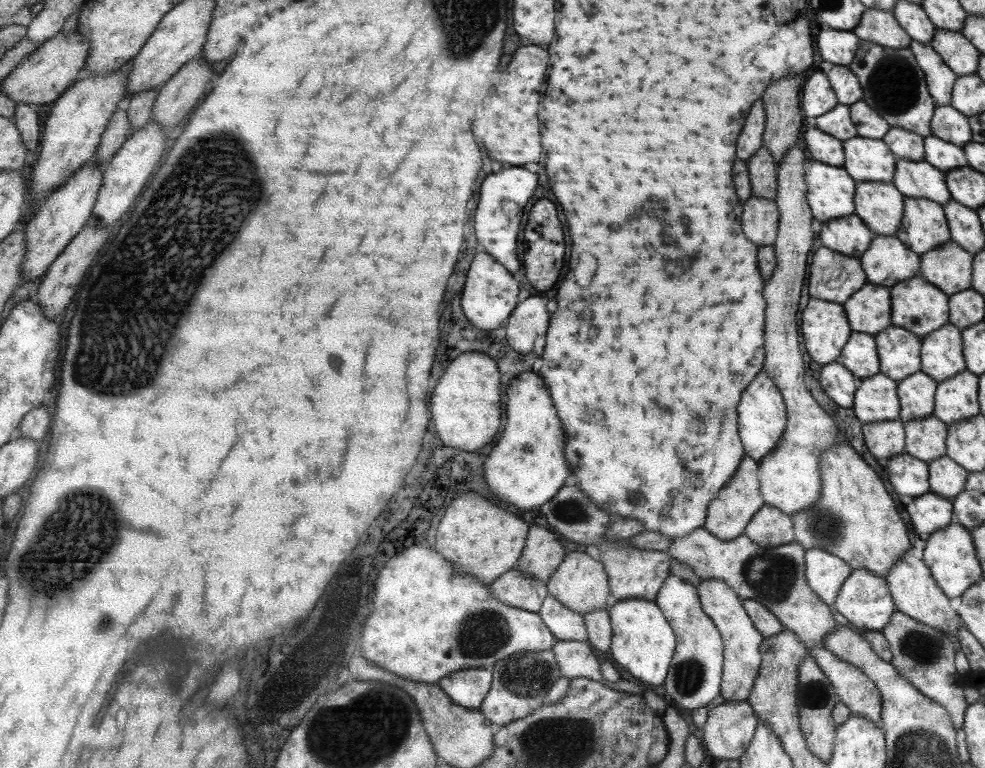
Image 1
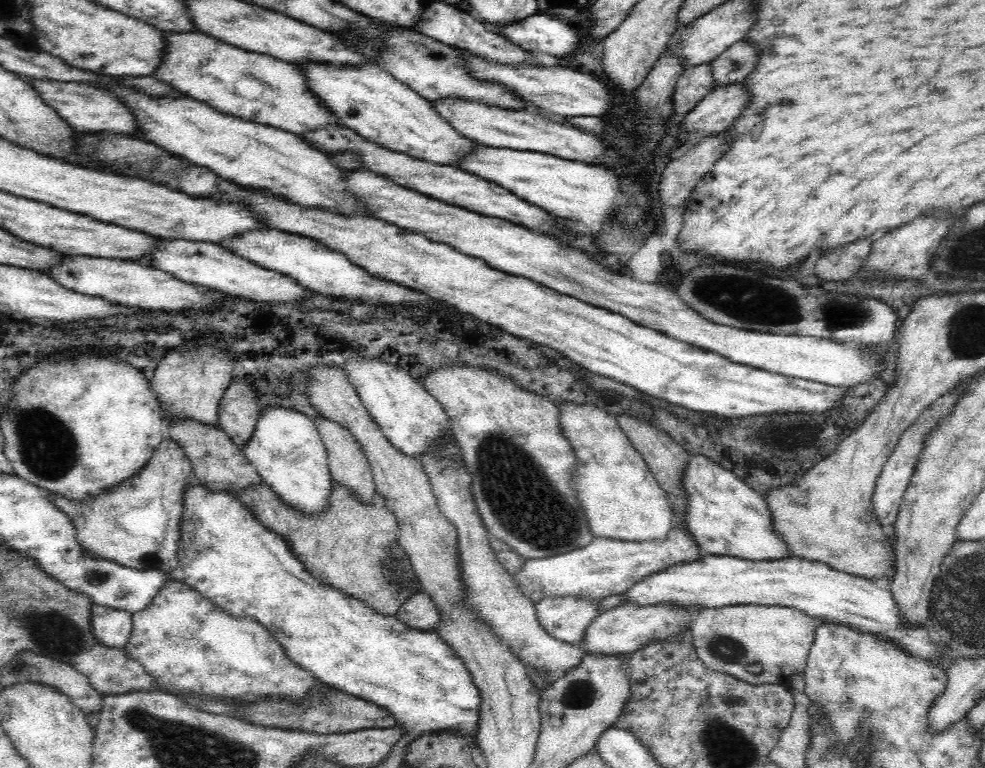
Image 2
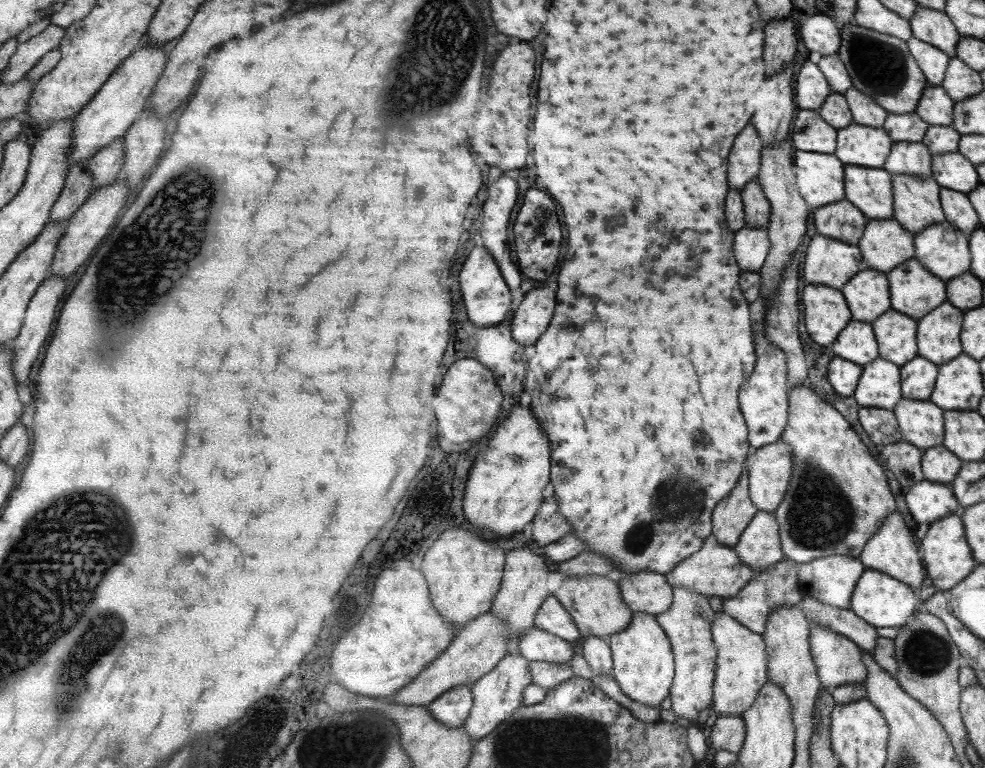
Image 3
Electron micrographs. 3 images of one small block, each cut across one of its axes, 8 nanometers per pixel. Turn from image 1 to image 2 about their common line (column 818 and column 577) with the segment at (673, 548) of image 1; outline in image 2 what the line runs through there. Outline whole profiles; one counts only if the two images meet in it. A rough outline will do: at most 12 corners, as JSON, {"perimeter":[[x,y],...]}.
{"perimeter":[[546,595],[535,603],[550,637],[581,646],[602,612],[582,595]]}

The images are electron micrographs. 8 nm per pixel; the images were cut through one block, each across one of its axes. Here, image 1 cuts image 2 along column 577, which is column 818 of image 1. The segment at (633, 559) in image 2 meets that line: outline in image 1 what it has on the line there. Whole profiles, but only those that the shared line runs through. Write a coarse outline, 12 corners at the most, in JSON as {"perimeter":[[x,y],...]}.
{"perimeter":[[806,550],[807,582],[828,605],[854,568],[838,555]]}

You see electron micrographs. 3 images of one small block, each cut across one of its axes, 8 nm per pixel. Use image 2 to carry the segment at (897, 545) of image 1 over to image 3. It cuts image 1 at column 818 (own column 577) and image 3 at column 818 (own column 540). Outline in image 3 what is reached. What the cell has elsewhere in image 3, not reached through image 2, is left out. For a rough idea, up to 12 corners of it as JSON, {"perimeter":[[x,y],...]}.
{"perimeter":[[790,392],[786,559],[859,559],[896,510],[850,423]]}

